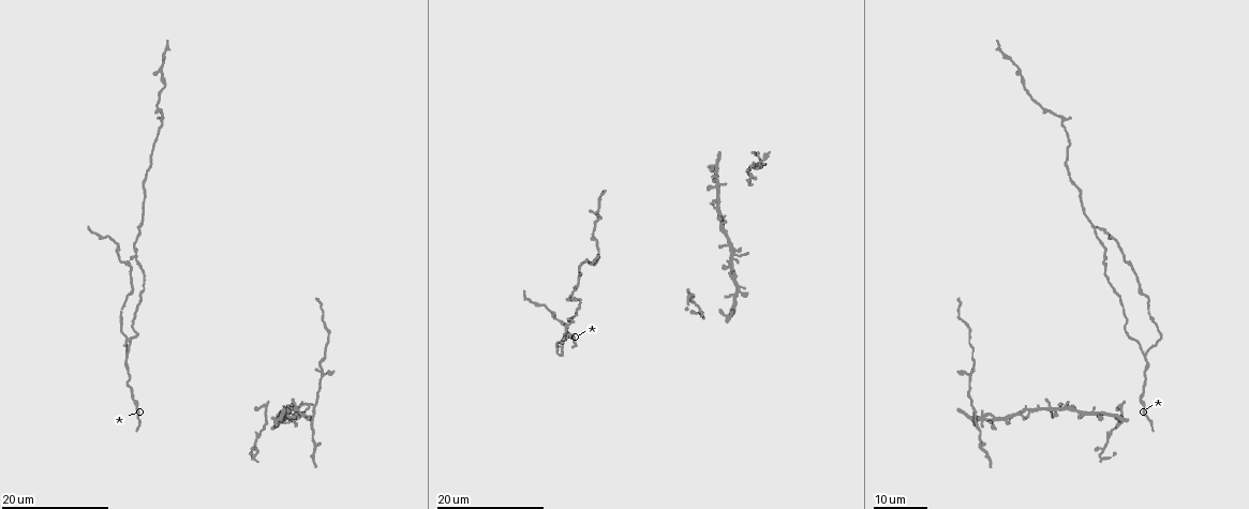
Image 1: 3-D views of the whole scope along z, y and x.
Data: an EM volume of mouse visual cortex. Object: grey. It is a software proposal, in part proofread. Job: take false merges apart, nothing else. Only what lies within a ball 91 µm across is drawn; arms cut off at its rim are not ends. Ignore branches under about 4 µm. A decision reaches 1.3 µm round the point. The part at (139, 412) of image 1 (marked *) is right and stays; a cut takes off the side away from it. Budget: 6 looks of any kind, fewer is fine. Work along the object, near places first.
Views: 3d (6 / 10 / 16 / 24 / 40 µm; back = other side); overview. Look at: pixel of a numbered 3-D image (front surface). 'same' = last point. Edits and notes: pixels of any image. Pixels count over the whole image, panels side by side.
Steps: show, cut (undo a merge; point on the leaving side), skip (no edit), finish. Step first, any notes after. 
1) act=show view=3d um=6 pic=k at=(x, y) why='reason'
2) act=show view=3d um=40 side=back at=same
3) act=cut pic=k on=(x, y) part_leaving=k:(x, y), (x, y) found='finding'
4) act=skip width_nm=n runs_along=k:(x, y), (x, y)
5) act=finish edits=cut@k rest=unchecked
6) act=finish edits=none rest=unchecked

act=show view=3d um=24 pic=1 at=(128, 356) why='thin arm on a thick one'

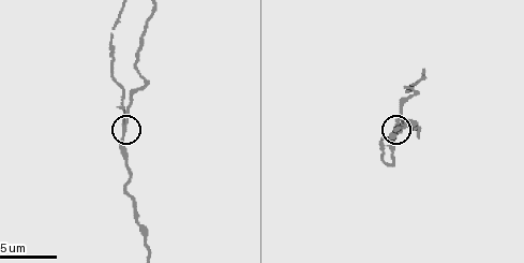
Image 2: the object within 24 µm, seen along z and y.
act=show view=3d um=6 pic=2 at=(124, 126) why='closer look'

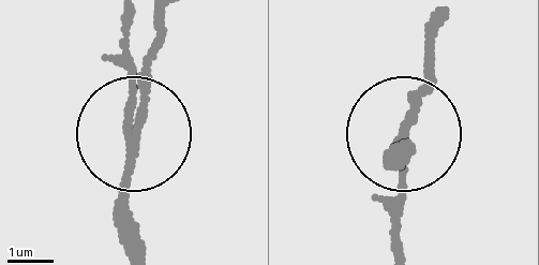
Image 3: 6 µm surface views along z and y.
act=skip side_arm_um=38 runs_along=3:(135, 250), (123, 158), (135, 58) found='continuous, no second neuron'

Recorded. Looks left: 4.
act=show view=3d um=16 pic=1 at=(747, 172)

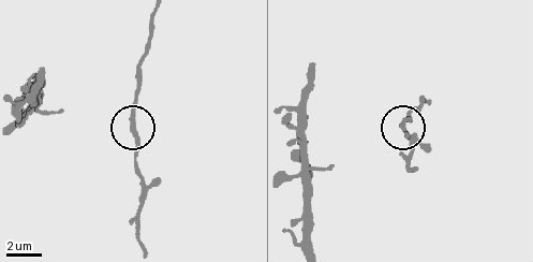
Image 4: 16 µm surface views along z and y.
act=show view=3d um=10 pic=4 at=(132, 123)

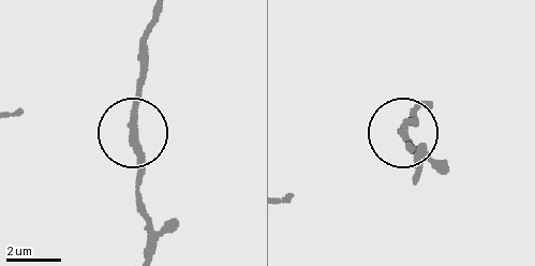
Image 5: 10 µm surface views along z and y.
act=show view=3d um=10 side=back pic=5 at=(405, 134)

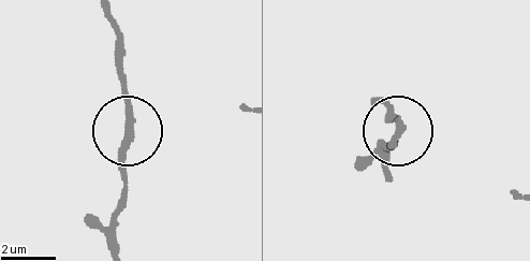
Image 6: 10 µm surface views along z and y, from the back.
act=skip width_nm=240 found='continuous, no second neuron'

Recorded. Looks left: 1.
act=finish edits=none rest=unchecked

